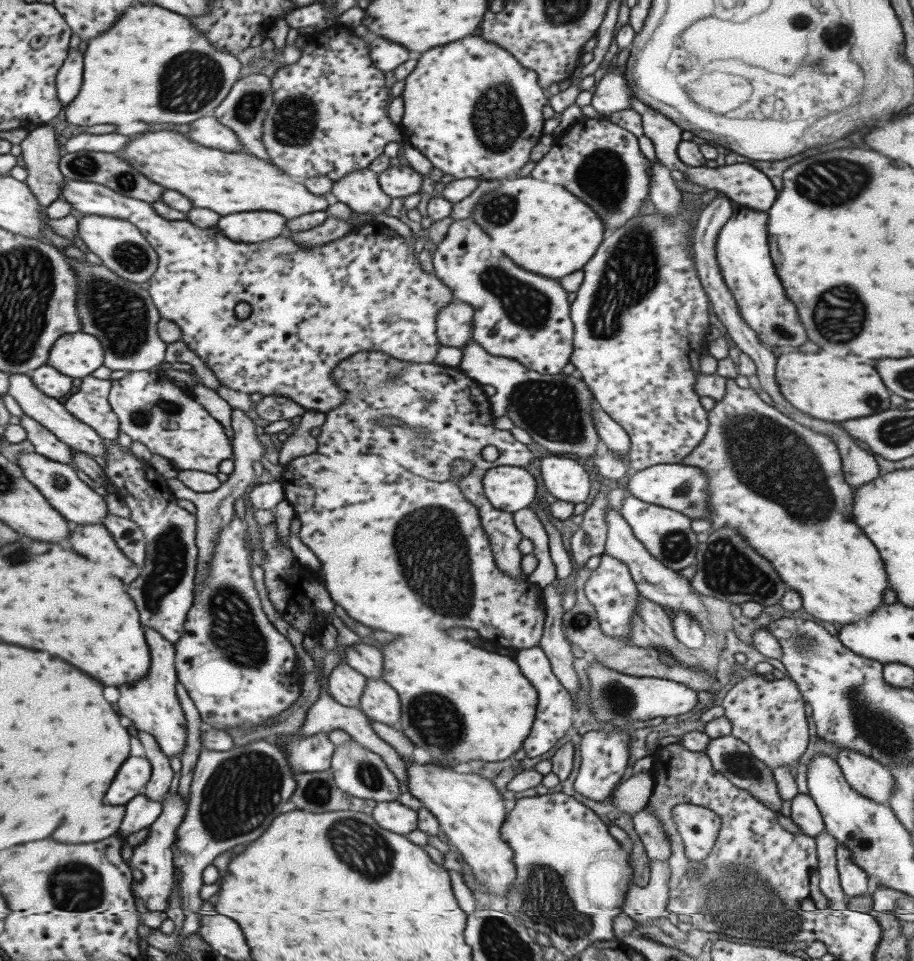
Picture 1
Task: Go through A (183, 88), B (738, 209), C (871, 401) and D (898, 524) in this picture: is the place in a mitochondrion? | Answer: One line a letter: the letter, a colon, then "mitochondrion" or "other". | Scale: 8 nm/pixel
A: mitochondrion
B: other
C: mitochondrion
D: other

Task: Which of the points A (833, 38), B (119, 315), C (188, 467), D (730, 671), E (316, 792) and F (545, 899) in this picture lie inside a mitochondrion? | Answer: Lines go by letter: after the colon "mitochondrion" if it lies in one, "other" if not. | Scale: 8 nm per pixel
A: mitochondrion
B: mitochondrion
C: other
D: other
E: mitochondrion
F: mitochondrion

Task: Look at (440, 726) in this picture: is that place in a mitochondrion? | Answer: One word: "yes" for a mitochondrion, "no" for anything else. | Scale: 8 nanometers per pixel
yes

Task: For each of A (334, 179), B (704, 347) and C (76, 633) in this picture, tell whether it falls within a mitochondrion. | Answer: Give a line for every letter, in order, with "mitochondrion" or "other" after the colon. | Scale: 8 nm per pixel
A: other
B: other
C: other

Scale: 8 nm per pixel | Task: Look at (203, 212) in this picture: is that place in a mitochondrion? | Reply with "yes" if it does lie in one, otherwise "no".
no

